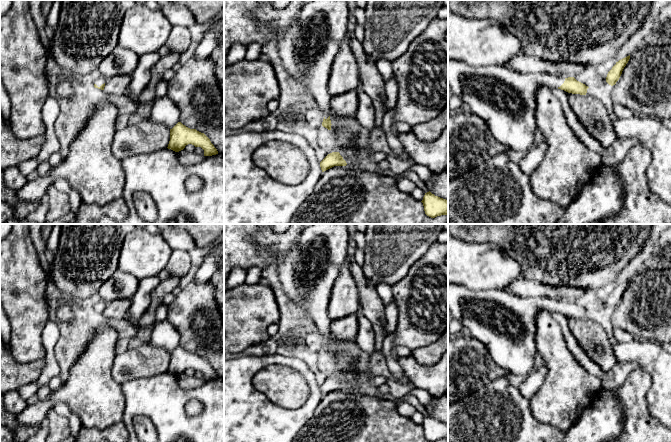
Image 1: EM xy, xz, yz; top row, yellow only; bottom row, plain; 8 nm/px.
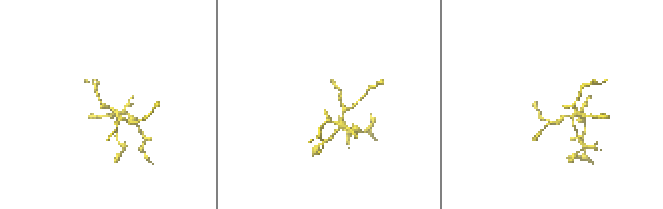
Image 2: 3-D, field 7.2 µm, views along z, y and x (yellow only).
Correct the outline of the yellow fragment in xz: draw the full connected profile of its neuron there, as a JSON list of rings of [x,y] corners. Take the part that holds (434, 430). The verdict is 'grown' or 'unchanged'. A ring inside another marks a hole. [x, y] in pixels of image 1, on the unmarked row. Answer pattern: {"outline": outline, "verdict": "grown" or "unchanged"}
{"outline": [[[430,415],[425,417],[421,425],[425,438],[431,442],[448,439],[448,424],[435,420]]], "verdict": "unchanged"}

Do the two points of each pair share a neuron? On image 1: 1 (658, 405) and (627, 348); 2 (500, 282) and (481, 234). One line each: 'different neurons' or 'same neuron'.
1: same neuron
2: different neurons

